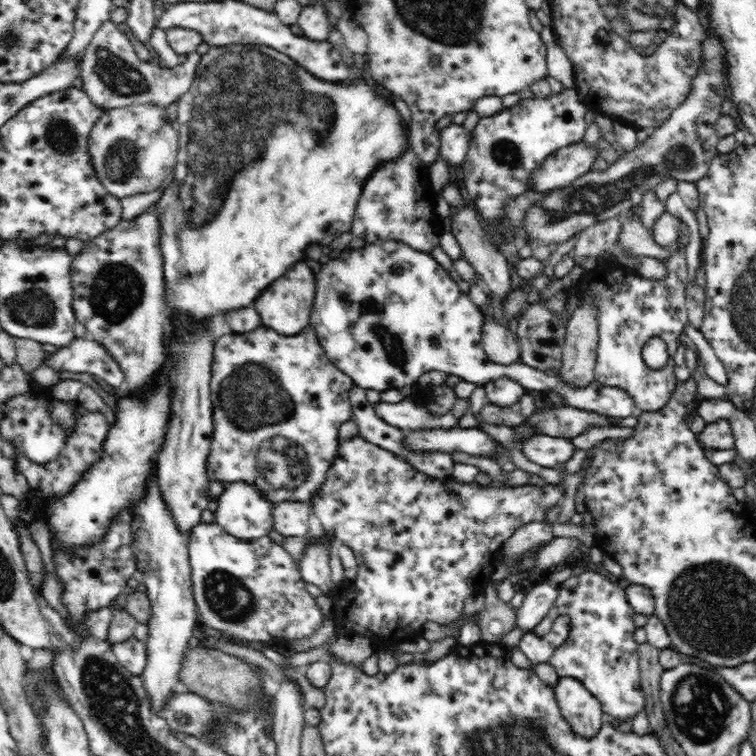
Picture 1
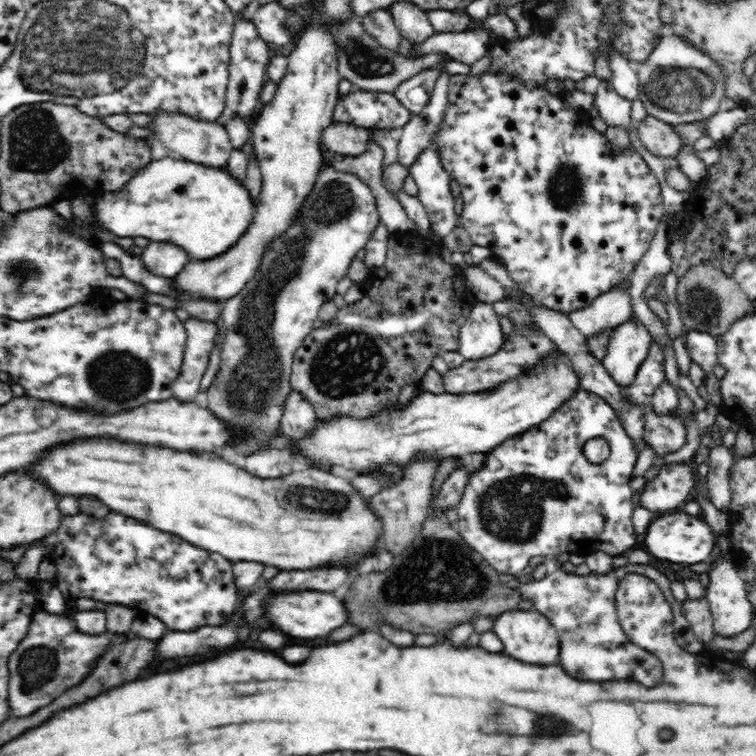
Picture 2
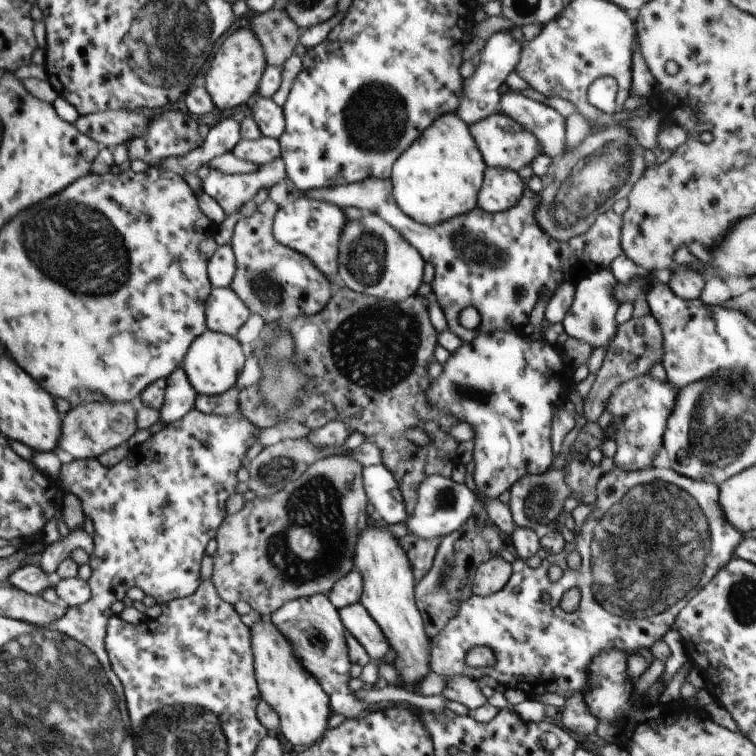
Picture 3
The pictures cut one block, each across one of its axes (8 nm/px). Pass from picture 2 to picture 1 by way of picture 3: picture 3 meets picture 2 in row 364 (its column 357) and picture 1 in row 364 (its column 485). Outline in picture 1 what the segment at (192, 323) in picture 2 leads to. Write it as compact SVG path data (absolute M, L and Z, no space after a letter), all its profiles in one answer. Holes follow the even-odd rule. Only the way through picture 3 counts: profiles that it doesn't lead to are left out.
M260 327L245 333L224 334L214 342L214 358L211 366L211 399L213 410L213 433L211 434L211 448L206 462L208 469L208 480L221 481L224 486L242 480L254 483L270 503L282 501L310 502L312 495L320 488L327 476L328 469L337 456L339 447L338 431L344 422L353 419L353 408L349 399L350 389L353 387L353 380L340 369L336 368L330 359L326 357L314 328L304 328L296 336L280 336L276 330L268 327Z

